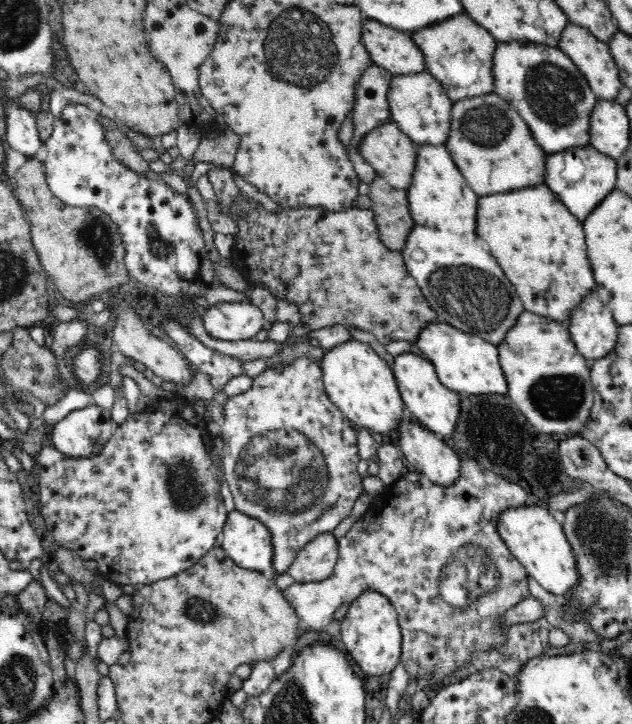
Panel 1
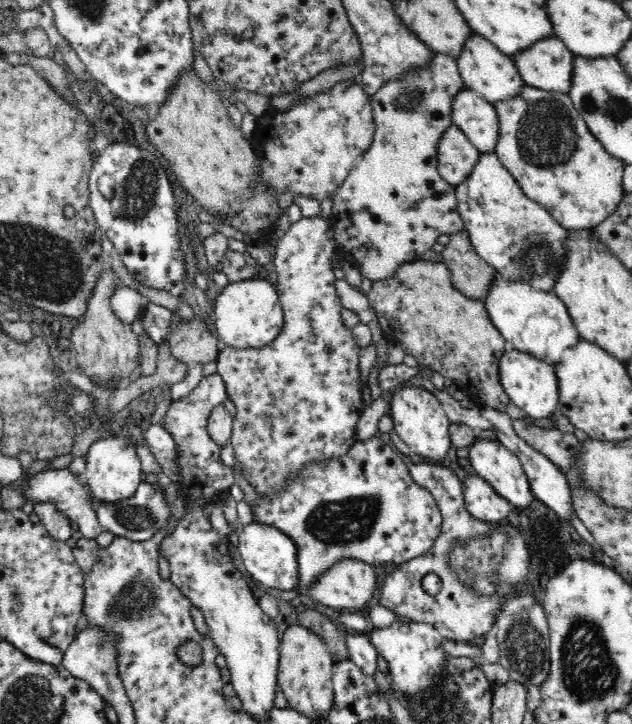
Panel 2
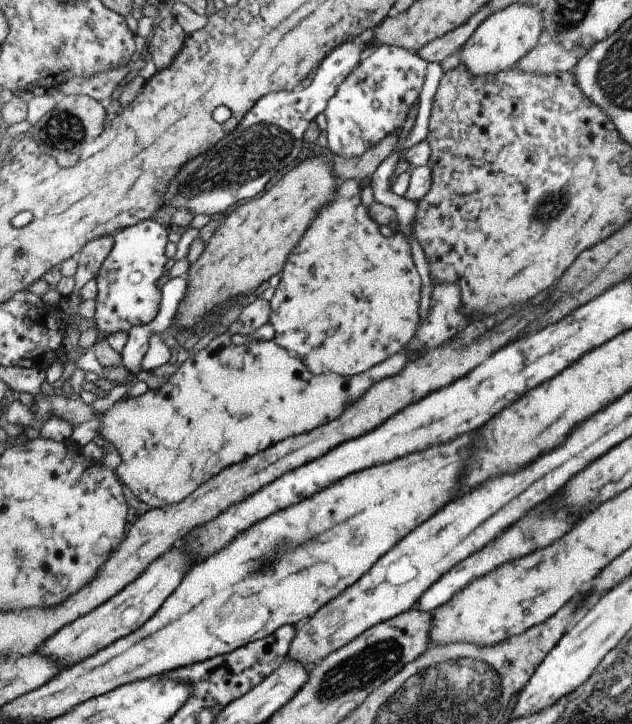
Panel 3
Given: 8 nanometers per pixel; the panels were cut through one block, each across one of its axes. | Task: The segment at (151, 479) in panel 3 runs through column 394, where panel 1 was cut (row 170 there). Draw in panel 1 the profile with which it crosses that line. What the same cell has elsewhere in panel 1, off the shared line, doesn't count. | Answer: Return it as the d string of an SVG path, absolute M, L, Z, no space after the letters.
M372 64L368 68L365 68L363 74L360 75L359 82L355 84L355 101L349 112L354 126L354 132L350 143L345 147L347 148L349 159L352 161L352 166L355 168L358 178L368 184L370 184L378 174L363 159L359 151L359 146L362 139L373 128L379 127L384 123L392 122L390 105L387 99L392 79L393 74L391 72L384 70L381 66Z

